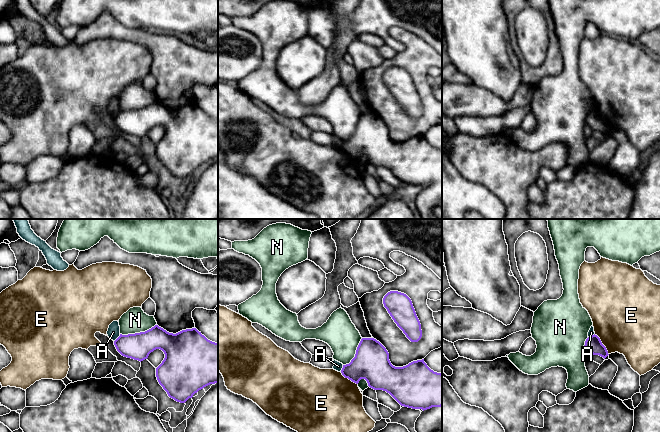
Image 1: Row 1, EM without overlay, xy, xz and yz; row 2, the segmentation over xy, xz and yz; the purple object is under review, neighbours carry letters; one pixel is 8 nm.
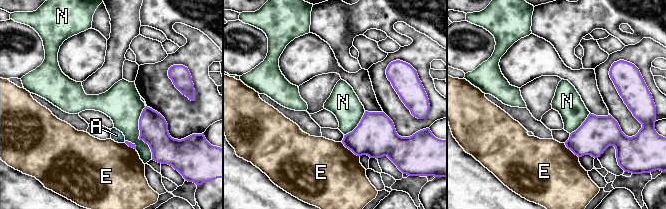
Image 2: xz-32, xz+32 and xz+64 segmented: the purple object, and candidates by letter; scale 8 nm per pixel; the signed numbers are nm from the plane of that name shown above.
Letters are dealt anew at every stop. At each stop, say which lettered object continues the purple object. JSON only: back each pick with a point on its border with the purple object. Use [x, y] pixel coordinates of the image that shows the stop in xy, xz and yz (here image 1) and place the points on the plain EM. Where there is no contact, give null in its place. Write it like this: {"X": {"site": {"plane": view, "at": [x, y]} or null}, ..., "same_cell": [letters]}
{"same_cell": []}

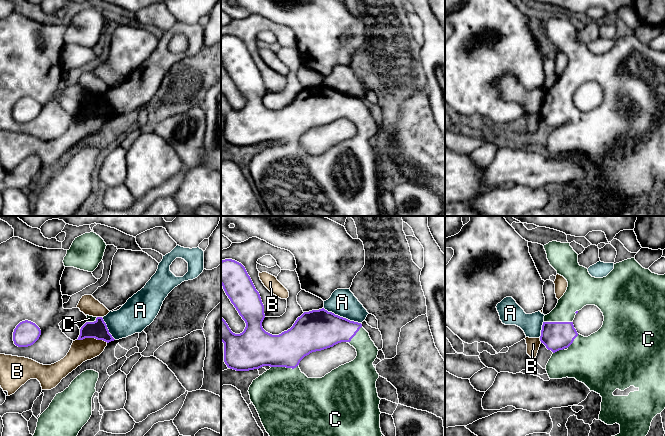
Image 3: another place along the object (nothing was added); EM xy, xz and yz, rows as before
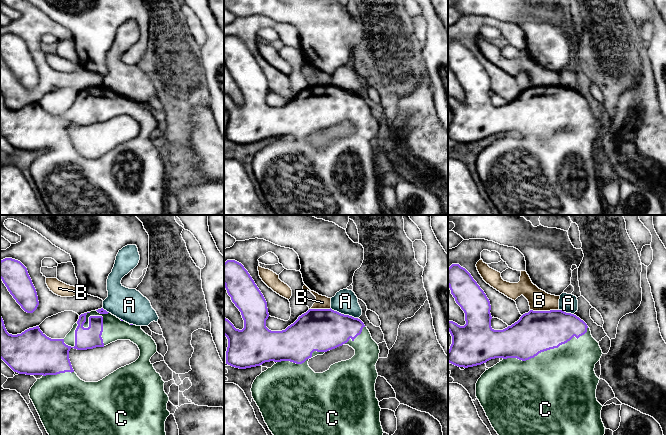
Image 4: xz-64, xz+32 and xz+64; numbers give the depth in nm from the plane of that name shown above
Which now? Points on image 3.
{"C": {"site": {"plane": "yz", "at": [558, 98]}}, "same_cell": ["C"]}

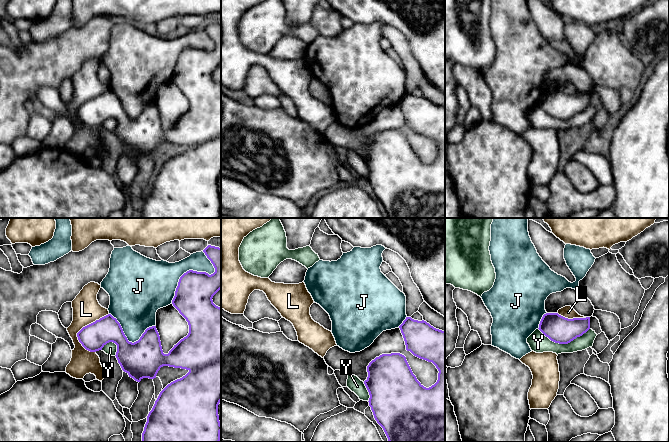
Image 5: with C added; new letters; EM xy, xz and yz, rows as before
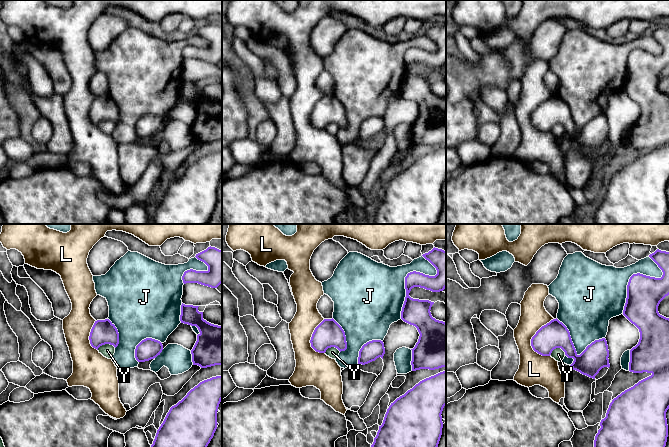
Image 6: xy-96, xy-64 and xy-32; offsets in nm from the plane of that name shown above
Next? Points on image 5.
{"same_cell": []}

